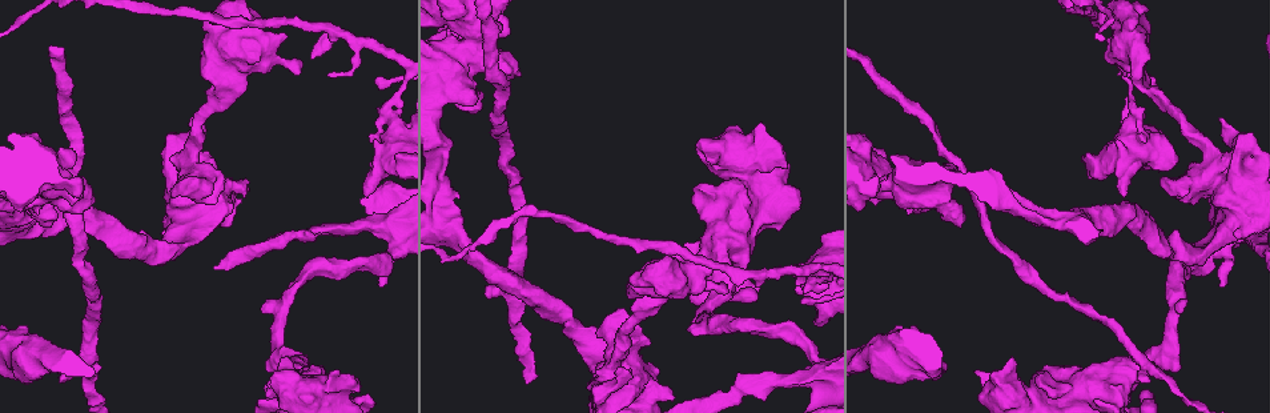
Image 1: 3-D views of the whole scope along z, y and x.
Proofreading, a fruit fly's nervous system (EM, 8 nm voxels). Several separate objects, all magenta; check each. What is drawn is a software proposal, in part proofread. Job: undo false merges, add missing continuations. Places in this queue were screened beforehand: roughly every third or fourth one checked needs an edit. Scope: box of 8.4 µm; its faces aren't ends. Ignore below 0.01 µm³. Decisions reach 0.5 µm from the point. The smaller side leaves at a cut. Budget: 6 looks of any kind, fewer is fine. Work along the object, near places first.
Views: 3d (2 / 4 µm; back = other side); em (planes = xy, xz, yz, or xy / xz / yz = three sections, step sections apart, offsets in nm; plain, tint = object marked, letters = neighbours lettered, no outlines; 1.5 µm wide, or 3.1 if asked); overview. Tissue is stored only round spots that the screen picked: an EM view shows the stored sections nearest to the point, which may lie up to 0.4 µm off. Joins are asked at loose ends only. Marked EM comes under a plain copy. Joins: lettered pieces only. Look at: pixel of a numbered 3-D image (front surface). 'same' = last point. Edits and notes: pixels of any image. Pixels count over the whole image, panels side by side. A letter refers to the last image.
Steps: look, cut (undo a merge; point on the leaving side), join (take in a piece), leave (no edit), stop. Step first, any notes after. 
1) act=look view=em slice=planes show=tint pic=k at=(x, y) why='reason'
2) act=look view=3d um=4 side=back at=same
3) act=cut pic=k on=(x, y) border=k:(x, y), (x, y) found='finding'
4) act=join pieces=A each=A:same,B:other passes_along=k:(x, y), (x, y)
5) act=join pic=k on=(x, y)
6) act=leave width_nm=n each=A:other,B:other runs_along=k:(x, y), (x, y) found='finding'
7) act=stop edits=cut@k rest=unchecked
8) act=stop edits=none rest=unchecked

act=look view=em slice=planes show=letters pic=1 at=(783, 163) why='an open end'

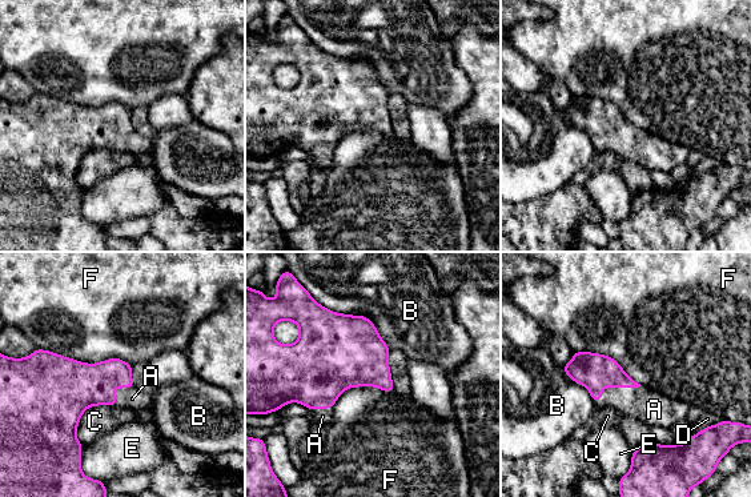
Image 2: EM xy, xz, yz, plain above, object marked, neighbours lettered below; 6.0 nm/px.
act=join pieces=A each=A:same,B:other,C:other,D:other,E:other,F:other found='the cell continues'

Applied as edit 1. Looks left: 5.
act=look view=em slice=planes show=letters pic=1 at=(1170, 315) why='branch point'

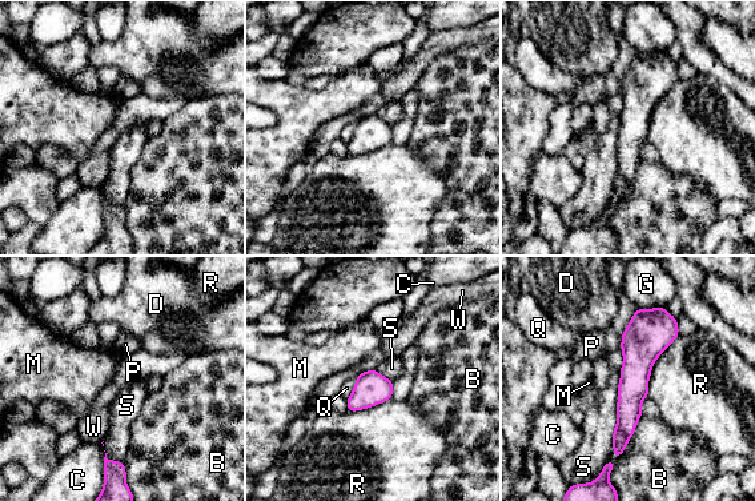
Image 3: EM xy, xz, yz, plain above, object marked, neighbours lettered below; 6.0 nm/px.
act=leave longest_contact=S:440nm each=B:other,C:other,D:other,G:other,M:other,P:other,Q:other,R:other,S:other,W:other runs_along=3:(659, 311), (641, 345), (617, 452) found='one cell here'

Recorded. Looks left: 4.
act=look view=em slice=planes show=tint pic=1 at=(1209, 150) why='sudden change in width'

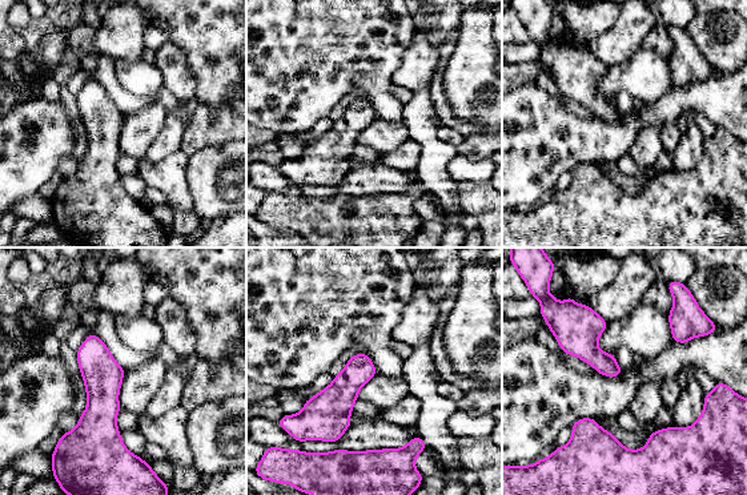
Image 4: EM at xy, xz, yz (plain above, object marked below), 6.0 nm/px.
act=look view=em slice=planes show=letters at=same

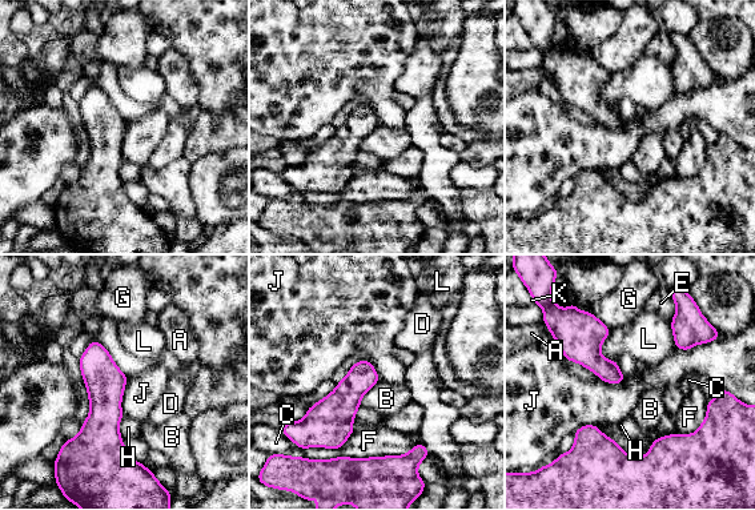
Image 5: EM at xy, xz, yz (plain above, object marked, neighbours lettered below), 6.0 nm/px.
act=leave width_nm=240 each=A:other,B:other,C:other,D:other,E:other,F:other,G:other,H:other,J:other,K:other,L:other border=5:(378, 380), (365, 393), (358, 406) found='all the same cell'

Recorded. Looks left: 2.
act=stop edits=join@2 rest=unchecked

